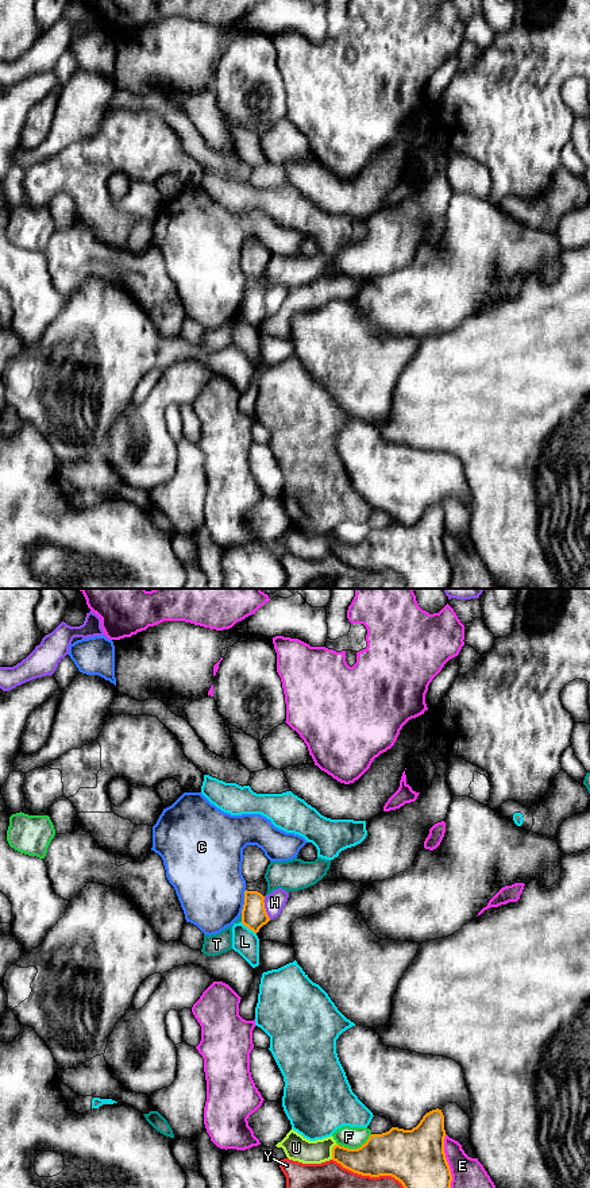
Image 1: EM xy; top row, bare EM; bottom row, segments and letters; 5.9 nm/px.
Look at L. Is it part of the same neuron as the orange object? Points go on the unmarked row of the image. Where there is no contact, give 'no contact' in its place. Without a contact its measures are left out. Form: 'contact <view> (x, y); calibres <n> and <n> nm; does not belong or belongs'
contact xy (249, 323); calibres 150 and 160 nm; does not belong

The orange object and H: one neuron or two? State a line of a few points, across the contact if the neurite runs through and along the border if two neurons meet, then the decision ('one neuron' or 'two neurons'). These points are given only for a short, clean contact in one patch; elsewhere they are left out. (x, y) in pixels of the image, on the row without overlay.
xy (263, 292), (263, 303), (270, 313) | two neurons

